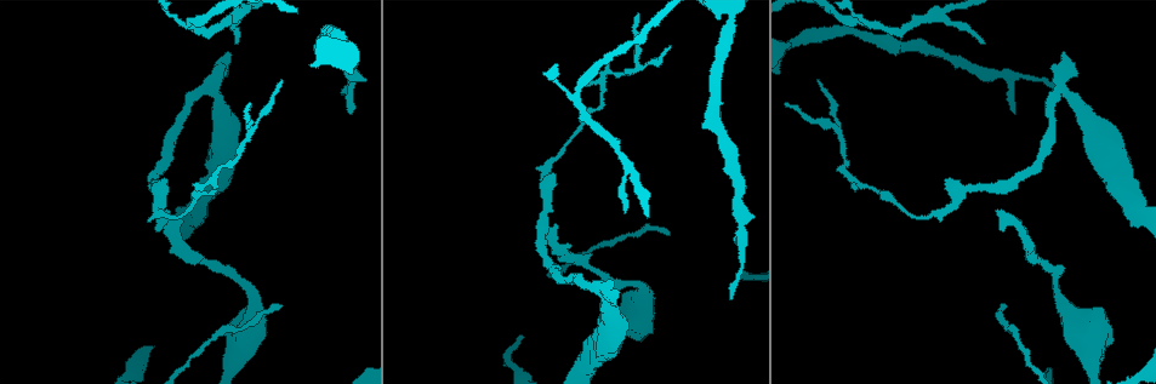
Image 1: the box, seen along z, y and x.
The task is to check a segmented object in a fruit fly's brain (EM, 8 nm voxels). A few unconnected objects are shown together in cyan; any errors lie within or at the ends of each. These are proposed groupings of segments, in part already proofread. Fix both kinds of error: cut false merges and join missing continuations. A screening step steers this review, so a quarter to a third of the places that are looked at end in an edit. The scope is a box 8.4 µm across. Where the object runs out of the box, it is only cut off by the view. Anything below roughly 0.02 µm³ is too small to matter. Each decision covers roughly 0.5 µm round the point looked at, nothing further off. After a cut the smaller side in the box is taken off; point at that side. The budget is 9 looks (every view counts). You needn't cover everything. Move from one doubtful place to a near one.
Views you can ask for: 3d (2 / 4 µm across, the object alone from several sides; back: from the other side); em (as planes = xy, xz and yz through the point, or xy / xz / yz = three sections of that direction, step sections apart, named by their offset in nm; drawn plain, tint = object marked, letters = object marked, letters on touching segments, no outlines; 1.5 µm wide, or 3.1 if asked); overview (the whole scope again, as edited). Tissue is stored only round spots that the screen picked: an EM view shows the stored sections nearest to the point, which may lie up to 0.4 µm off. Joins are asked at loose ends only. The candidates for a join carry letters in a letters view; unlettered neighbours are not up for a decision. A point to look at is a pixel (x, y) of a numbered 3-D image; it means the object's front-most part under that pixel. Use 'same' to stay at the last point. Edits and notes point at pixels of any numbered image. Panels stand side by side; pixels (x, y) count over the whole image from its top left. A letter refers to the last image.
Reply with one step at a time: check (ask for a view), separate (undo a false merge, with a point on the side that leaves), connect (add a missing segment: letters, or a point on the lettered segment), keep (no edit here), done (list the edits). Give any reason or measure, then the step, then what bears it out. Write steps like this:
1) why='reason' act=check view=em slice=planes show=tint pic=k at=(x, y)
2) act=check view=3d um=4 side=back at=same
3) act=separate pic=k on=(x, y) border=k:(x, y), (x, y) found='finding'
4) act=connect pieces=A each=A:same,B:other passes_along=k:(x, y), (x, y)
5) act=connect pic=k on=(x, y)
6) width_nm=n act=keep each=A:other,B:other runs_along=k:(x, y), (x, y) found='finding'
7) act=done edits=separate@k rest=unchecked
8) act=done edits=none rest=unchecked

why='free end' act=check view=3d um=2 pic=1 at=(731, 299)

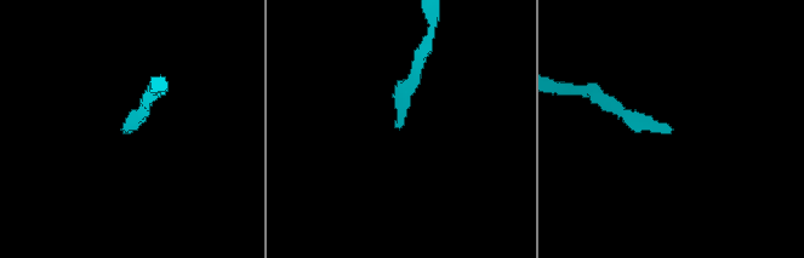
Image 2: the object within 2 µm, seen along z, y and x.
act=check view=em slice=planes show=tint pic=2 at=(401, 124)

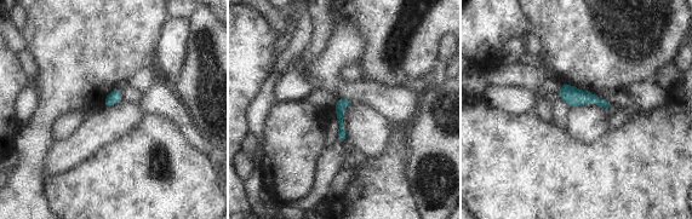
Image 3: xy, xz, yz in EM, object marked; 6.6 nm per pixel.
act=check view=em slice=planes show=letters at=same

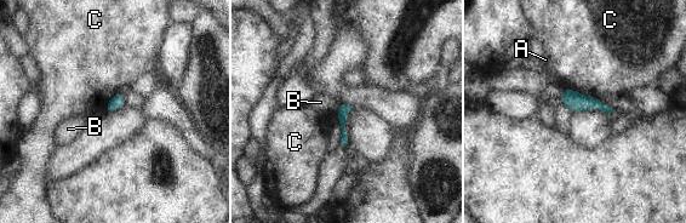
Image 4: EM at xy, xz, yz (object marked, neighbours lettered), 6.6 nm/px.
longest_contact=C:200nm act=keep each=A:other,B:other,C:other border=4:(569, 87), (596, 98) found='none of them fits'

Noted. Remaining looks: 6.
why='sudden change in width' act=check view=em slice=xy step=4 show=letters pic=1 at=(342, 43)

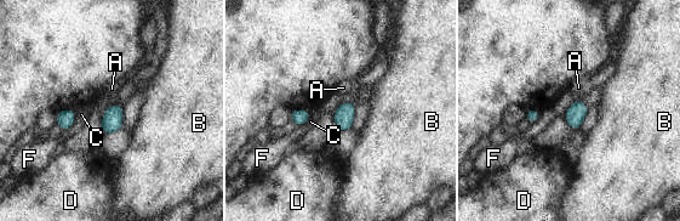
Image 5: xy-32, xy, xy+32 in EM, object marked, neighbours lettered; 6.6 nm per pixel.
width_nm=130 act=keep each=A:other,B:other,C:other,D:other,F:other border=5:(76, 111), (74, 123), (63, 131) found='all the same neuron'

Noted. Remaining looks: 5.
why='narrows sharply' act=check view=3d um=4 pic=1 at=(191, 20)

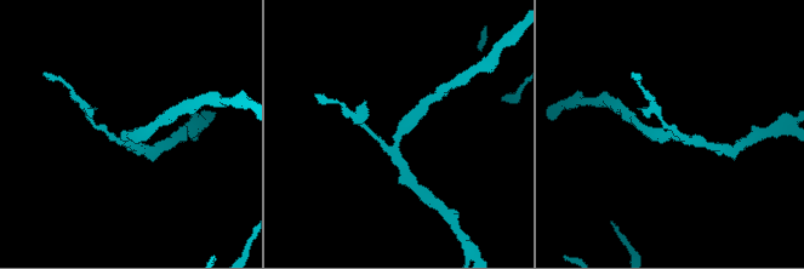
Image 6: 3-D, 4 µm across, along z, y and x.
arms=3 why='now the EM' act=check view=em slice=xz step=4 show=letters pic=6 at=(399, 138)

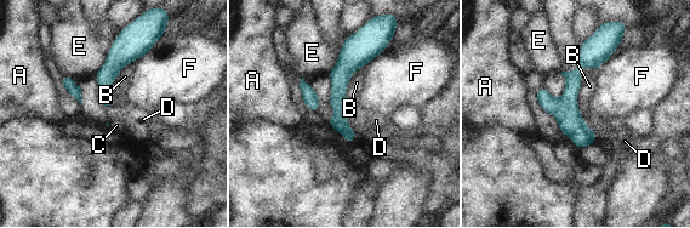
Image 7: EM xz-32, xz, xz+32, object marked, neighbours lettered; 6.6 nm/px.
width_nm=110 act=keep each=A:other,B:other,C:other,D:other,E:other,F:other runs_along=7:(619, 23), (572, 77), (581, 144) found='one neuron here'

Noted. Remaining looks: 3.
why='end of a long branch' act=check view=em slice=xy step=4 show=letters pic=1 at=(157, 230)

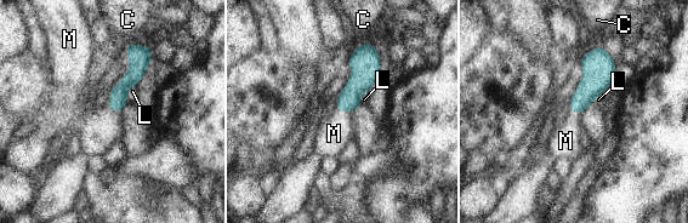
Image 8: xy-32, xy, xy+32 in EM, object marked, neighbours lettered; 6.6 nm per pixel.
why='cut it another way' act=check view=em slice=planes show=letters at=same

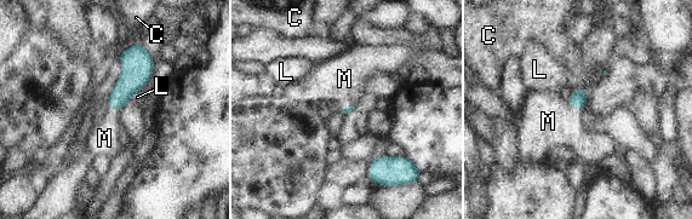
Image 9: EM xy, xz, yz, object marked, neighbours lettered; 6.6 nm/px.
act=connect pieces=M each=C:other,L:other,M:same passes_along=9:(578, 101), (575, 108), (548, 121) found='the neuron continues'

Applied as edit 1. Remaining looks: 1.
act=done edits=connect@9 rest=unchecked

